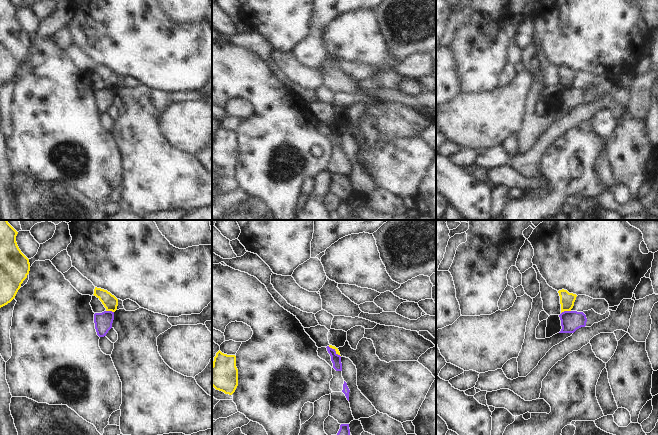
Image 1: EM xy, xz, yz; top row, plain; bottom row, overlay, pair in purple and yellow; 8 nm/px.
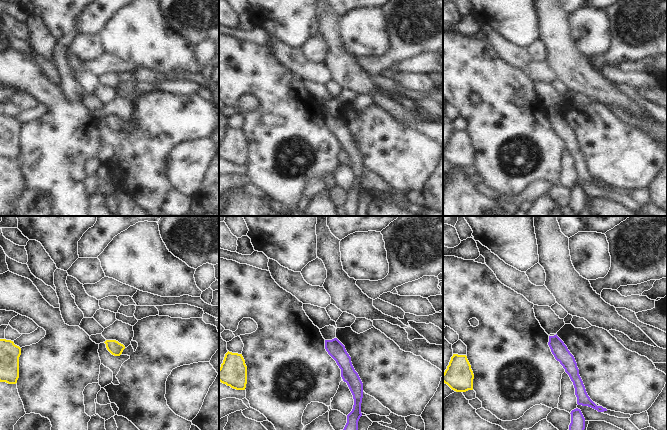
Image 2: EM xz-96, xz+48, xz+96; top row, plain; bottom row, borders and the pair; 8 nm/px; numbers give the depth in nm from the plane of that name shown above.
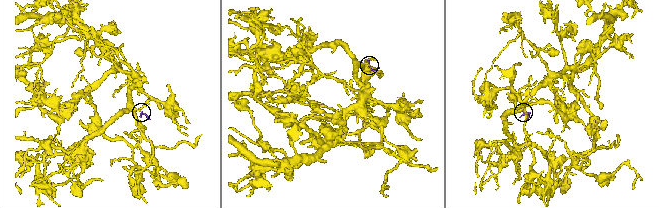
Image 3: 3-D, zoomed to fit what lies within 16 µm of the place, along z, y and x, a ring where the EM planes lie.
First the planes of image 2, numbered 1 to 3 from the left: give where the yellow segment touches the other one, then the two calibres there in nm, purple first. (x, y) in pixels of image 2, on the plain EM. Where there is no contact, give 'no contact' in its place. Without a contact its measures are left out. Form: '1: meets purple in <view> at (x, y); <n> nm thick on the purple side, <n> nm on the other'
1: no contact
2: no contact
3: no contact

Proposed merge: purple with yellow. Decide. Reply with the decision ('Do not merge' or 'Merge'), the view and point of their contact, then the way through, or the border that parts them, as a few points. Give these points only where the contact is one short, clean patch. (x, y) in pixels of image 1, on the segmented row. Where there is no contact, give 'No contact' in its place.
Do not merge. Touches purple at yz (565, 311). Boundary: yz (570, 310), (564, 310), (561, 313).

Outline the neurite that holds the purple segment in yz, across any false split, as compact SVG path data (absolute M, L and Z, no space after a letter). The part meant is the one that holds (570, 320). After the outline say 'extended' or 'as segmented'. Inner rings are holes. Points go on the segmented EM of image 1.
M564 311L560 315L562 329L559 333L574 333L586 326L587 318L583 312Z; as segmented

